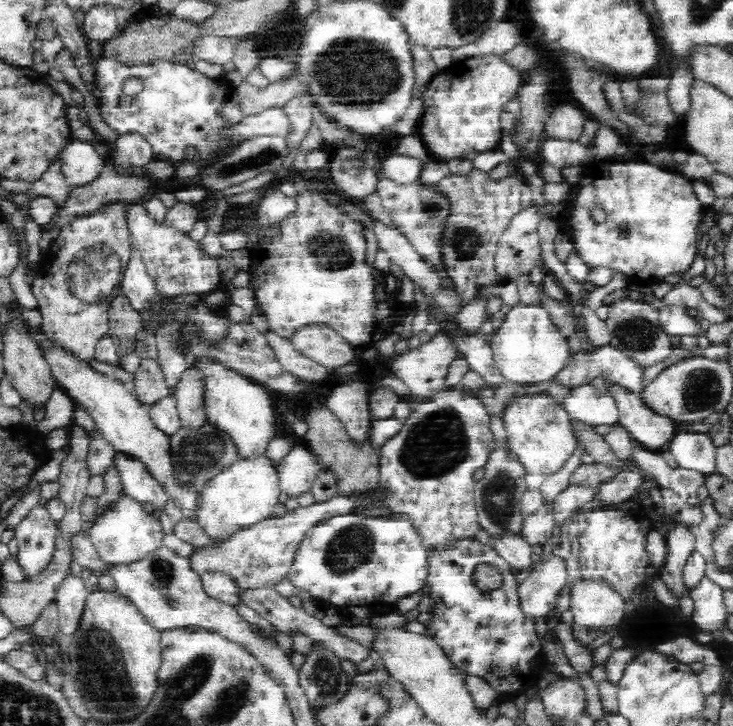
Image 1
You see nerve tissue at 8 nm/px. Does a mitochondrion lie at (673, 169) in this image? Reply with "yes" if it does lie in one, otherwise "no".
no

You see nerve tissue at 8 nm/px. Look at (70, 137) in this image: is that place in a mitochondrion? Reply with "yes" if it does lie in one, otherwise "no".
no

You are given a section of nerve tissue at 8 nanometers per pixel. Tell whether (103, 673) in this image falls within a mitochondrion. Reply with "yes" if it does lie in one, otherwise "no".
yes

